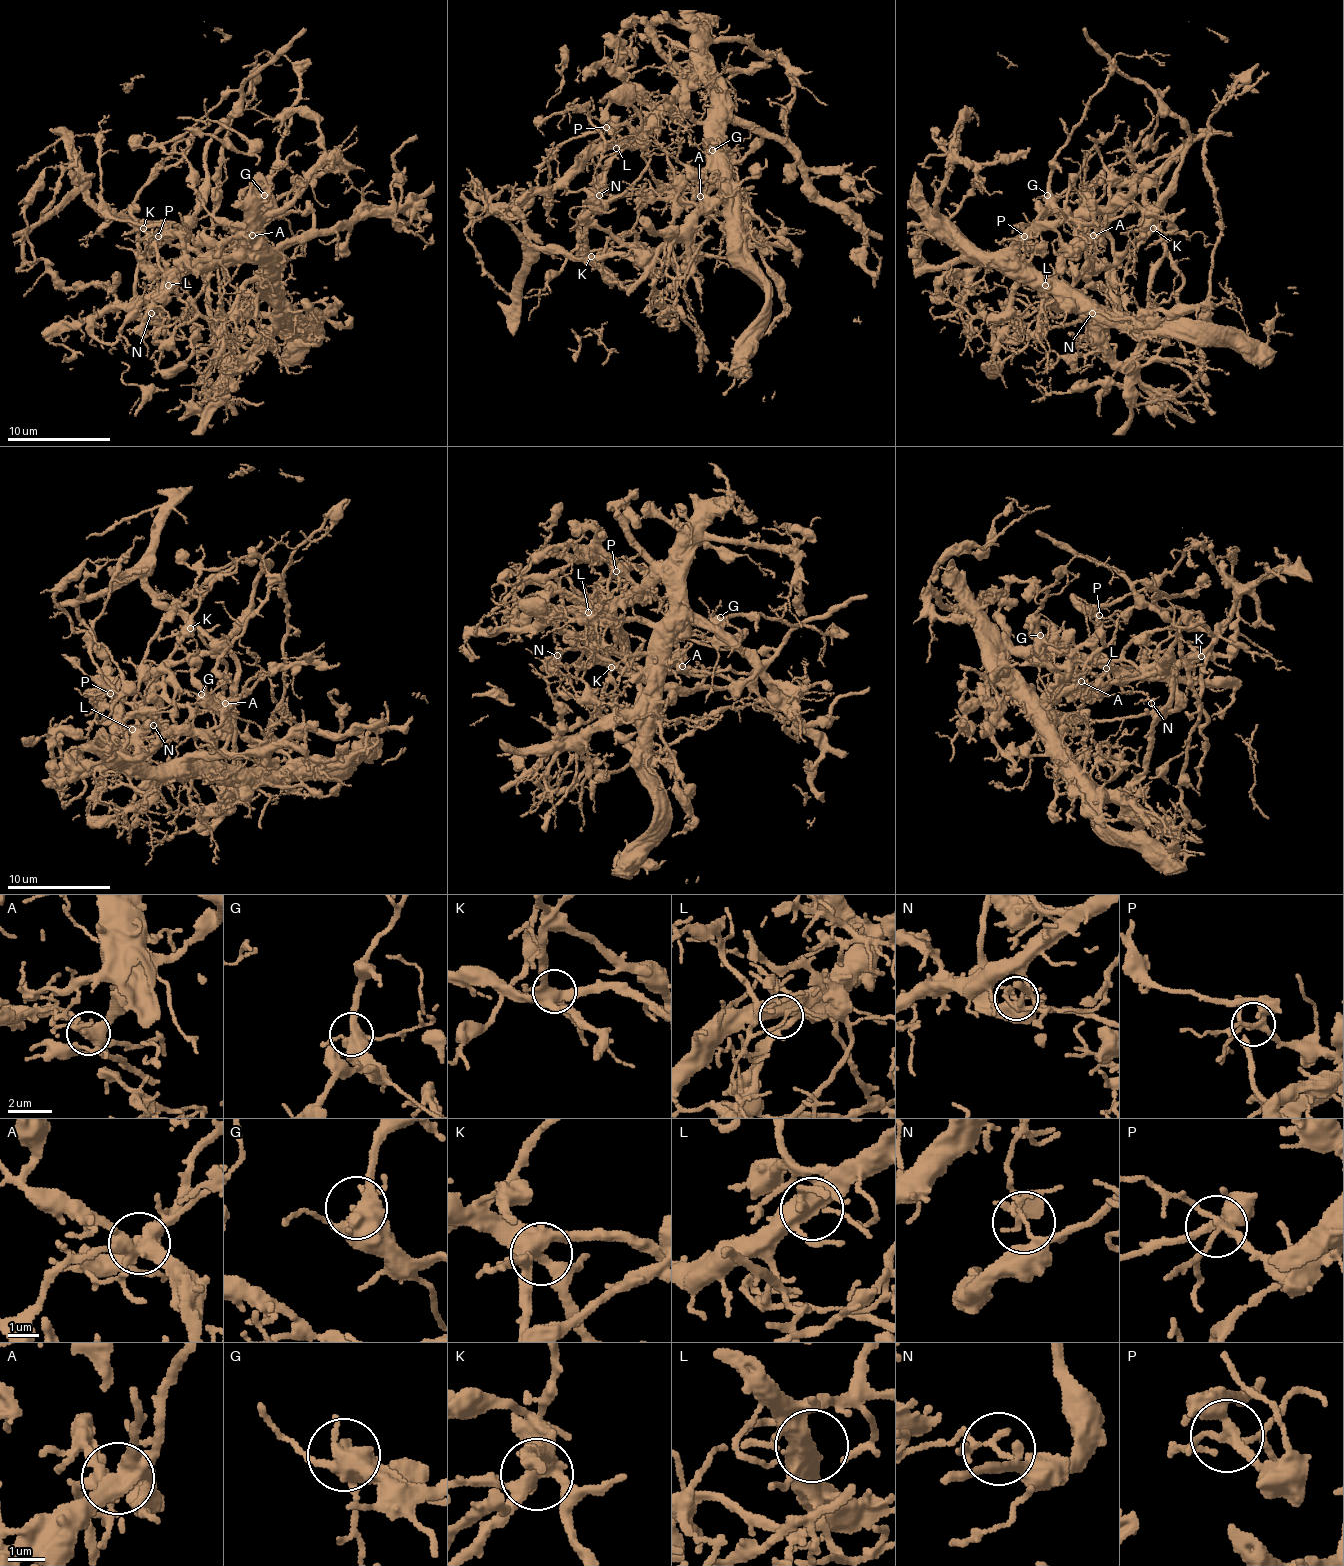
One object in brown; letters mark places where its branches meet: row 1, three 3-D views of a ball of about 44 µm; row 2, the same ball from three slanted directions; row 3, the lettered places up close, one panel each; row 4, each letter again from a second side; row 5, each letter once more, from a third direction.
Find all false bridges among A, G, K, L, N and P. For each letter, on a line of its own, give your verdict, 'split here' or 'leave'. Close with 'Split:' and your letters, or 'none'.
A: split here
G: leave
K: leave
L: leave
N: split here
P: leave
Split: A, N

